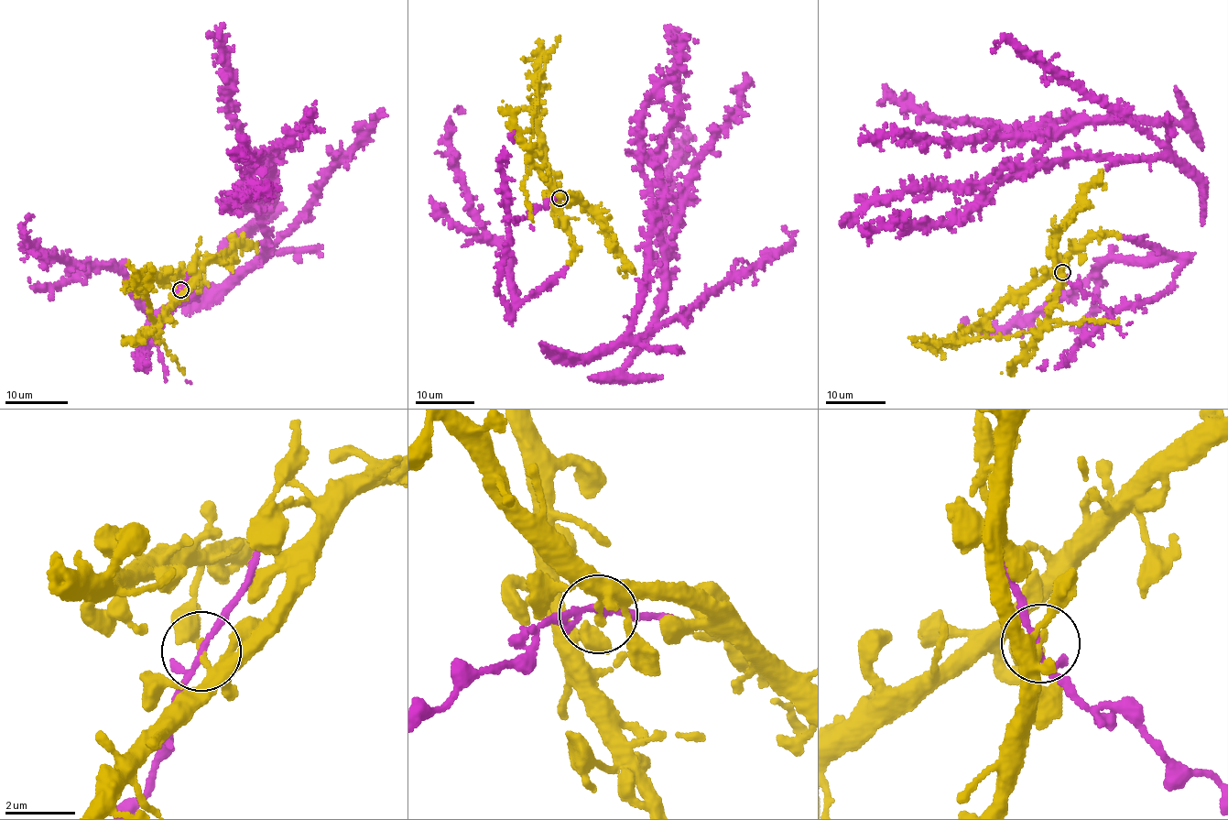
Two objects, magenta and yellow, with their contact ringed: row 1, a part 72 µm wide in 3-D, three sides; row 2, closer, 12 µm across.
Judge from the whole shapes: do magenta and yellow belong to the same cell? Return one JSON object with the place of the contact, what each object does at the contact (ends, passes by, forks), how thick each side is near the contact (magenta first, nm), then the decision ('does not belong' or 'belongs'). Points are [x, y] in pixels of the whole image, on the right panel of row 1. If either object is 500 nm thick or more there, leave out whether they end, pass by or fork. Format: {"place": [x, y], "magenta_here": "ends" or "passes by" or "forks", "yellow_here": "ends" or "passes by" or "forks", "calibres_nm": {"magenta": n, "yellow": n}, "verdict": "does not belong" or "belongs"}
{"place": [1062, 272], "magenta_here": "forks", "yellow_here": "ends", "calibres_nm": {"magenta": 130, "yellow": 240}, "verdict": "belongs"}

